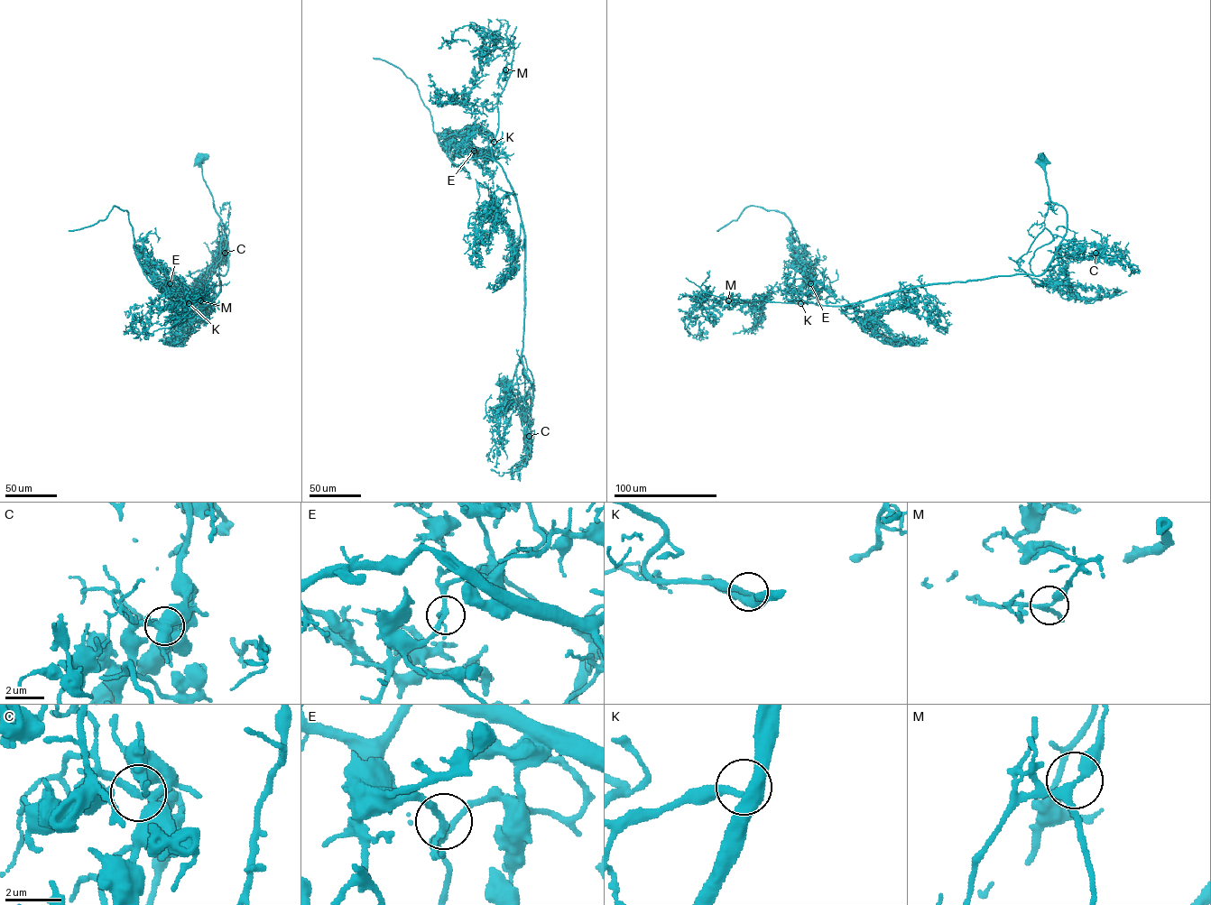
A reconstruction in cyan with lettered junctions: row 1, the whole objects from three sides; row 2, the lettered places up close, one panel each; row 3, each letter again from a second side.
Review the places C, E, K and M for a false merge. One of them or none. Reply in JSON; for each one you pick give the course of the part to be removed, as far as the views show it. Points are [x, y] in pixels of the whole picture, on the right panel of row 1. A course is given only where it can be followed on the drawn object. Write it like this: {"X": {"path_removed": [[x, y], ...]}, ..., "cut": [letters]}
{"E": {"path_removed": [[810, 283], [800, 278], [793, 282], [799, 239], [790, 221], [783, 214], [749, 206], [736, 220], [716, 231]]}, "cut": ["E"]}

